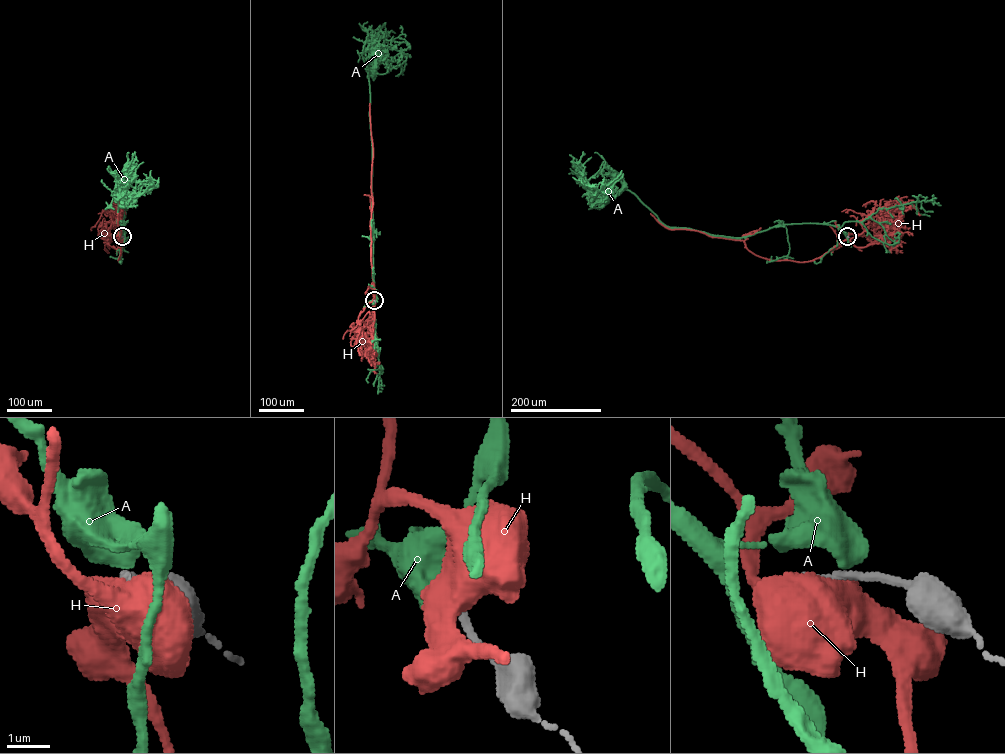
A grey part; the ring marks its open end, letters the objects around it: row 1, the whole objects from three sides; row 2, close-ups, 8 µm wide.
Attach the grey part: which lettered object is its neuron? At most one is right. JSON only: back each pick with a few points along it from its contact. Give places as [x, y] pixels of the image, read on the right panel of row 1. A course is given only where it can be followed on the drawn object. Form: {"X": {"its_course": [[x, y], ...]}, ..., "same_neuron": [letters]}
{"same_neuron": []}

